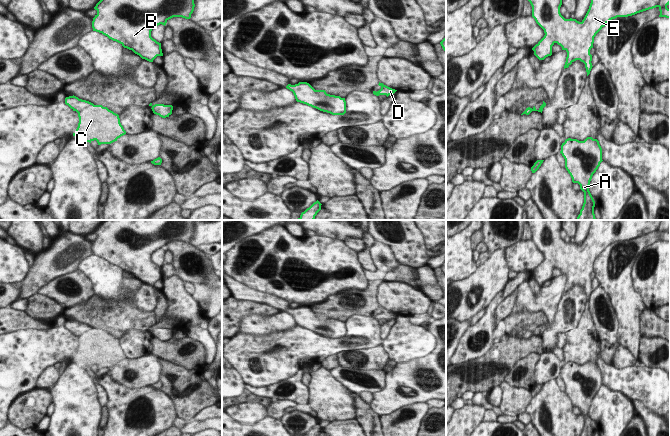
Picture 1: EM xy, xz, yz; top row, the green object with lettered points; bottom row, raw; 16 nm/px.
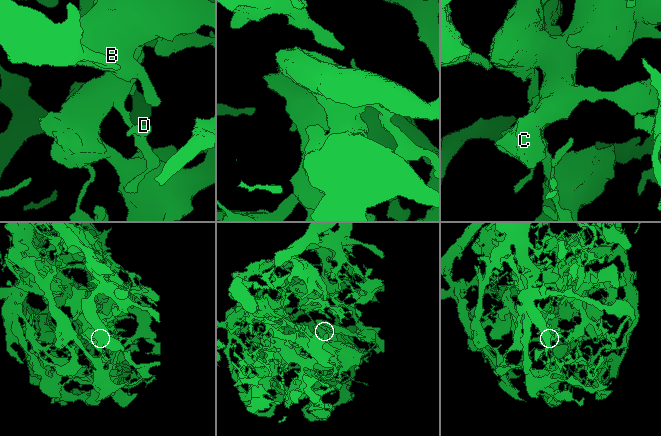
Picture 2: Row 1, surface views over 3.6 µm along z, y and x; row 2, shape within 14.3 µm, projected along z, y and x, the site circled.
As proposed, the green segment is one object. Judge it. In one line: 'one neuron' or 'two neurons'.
one neuron

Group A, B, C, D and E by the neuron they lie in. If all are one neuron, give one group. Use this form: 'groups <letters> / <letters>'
groups A B C D E

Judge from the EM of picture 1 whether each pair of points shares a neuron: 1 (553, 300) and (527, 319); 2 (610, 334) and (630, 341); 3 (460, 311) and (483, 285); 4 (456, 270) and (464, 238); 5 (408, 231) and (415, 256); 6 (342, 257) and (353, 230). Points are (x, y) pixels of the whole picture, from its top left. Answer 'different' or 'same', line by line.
1: different
2: different
3: same
4: same
5: same
6: different

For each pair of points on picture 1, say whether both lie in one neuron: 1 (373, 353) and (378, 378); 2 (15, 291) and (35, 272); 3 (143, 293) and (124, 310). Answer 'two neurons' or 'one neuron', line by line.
1: two neurons
2: one neuron
3: two neurons

